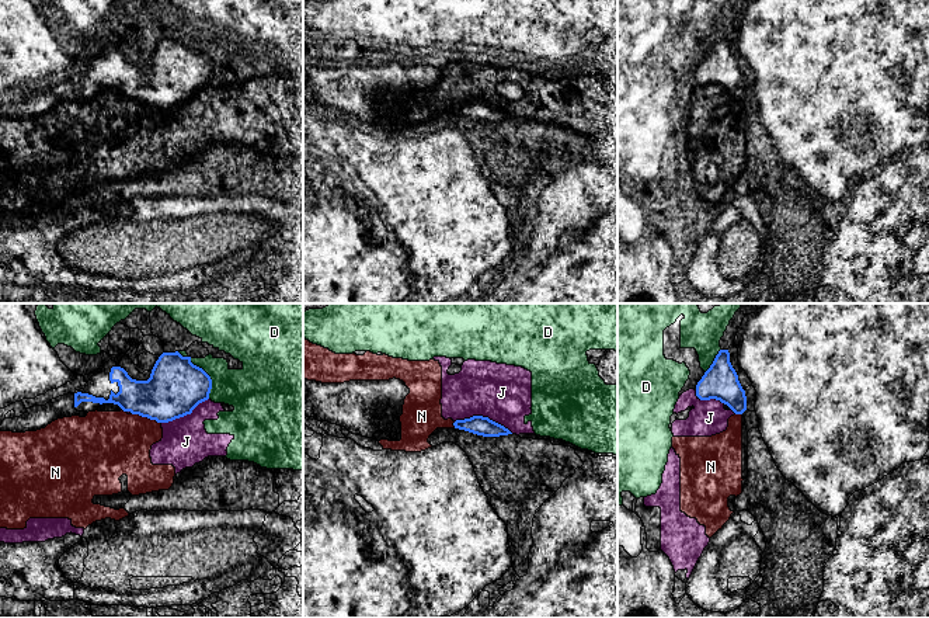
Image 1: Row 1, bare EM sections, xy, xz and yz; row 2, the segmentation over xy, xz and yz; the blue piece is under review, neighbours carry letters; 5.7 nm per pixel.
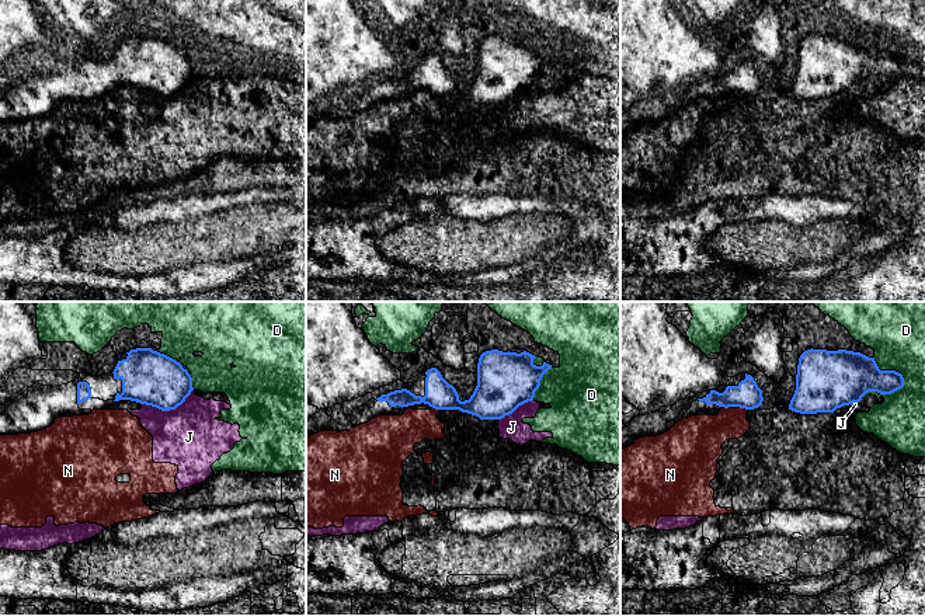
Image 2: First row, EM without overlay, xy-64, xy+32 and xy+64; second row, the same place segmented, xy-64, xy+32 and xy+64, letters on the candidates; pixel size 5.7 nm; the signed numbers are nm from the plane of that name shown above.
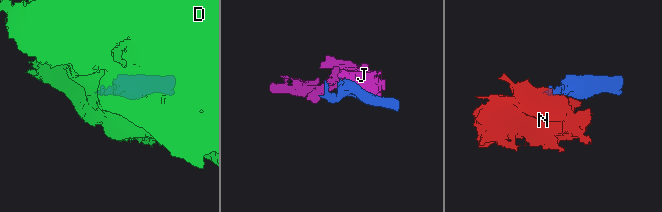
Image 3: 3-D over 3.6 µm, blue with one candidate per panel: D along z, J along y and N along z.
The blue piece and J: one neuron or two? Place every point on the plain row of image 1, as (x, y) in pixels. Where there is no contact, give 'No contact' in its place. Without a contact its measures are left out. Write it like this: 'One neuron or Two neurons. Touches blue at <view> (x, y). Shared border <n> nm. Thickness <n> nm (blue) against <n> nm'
Two neurons. Touches blue at xz (484, 103). Shared border 340 nm. Thickness 110 nm (blue) against 320 nm

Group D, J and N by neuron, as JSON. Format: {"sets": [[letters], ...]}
{"sets": [["D"], ["J", "N"]]}

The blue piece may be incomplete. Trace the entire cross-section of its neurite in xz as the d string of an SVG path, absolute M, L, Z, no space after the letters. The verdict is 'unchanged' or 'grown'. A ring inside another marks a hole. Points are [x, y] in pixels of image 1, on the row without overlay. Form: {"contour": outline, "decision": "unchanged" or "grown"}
{"contour": "M473 101L470 104L456 105L453 111L455 114L464 115L483 122L500 122L512 119L504 111L483 101Z", "decision": "unchanged"}

